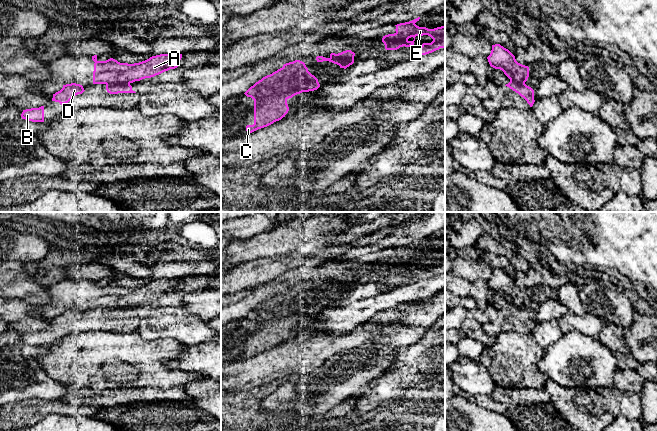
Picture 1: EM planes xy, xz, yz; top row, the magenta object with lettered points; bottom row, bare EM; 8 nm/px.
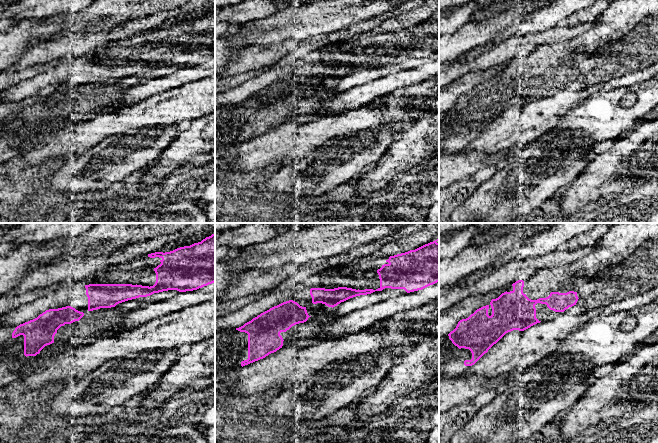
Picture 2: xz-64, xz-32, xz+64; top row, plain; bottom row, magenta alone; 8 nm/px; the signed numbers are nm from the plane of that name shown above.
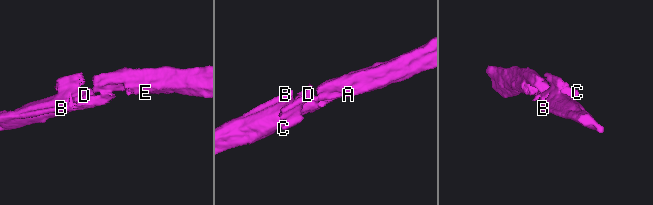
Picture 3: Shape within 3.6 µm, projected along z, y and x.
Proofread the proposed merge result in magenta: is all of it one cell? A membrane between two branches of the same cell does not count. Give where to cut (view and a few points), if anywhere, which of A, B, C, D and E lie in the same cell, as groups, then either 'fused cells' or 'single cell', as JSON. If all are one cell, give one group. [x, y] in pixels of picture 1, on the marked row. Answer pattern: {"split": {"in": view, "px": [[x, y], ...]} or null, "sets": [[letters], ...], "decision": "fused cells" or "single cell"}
{"split": {"in": "xy", "px": [[129, 83], [106, 84]]}, "sets": [["A", "E"], ["B", "C", "D"]], "decision": "fused cells"}

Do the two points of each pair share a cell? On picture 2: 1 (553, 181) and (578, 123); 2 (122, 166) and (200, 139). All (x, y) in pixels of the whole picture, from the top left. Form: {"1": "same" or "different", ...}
{"1": "different", "2": "different"}

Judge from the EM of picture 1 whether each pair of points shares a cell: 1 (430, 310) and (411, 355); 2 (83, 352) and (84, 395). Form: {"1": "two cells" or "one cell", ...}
{"1": "two cells", "2": "two cells"}

